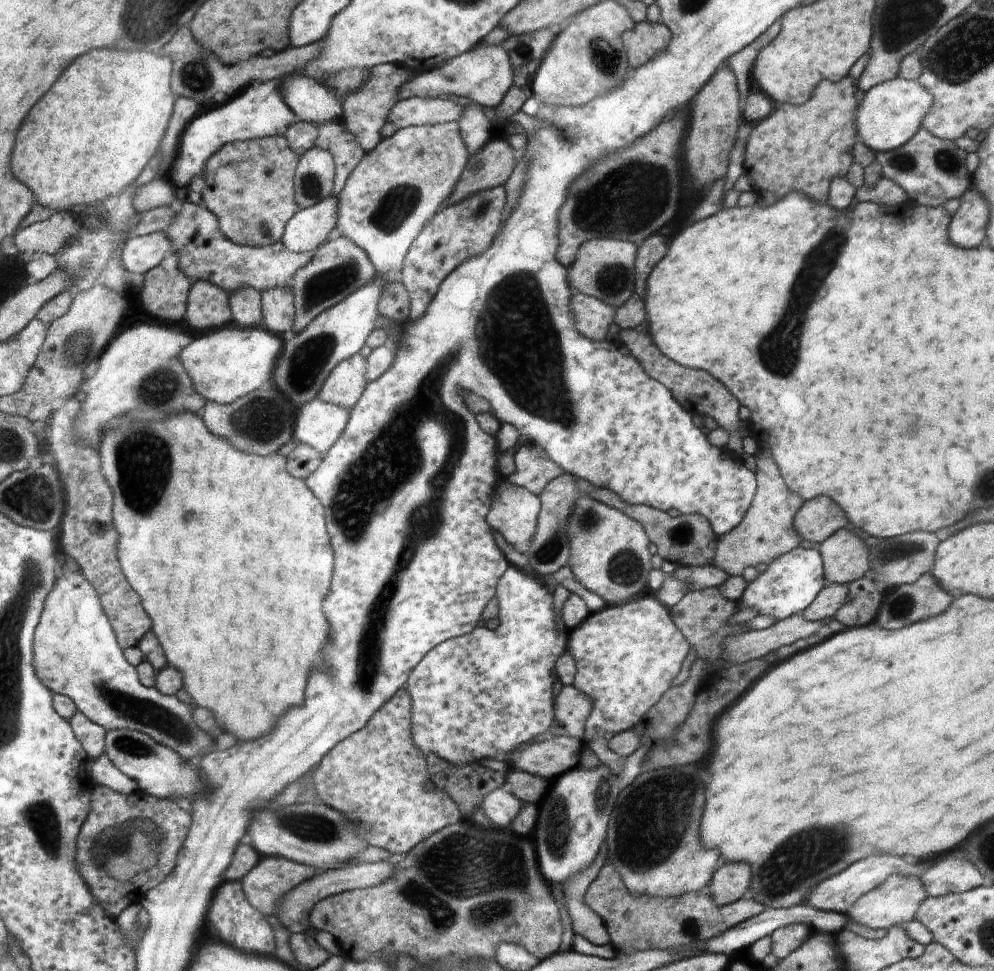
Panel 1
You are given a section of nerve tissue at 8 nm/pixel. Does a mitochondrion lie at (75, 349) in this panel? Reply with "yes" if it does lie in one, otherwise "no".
yes

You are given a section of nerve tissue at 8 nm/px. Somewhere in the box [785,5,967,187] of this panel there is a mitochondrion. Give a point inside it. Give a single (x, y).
(946, 161)

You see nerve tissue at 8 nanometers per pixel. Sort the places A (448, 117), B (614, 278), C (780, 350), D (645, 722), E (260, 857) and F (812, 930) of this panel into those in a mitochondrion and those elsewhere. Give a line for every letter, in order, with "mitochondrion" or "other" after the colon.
A: other
B: mitochondrion
C: mitochondrion
D: other
E: other
F: other

